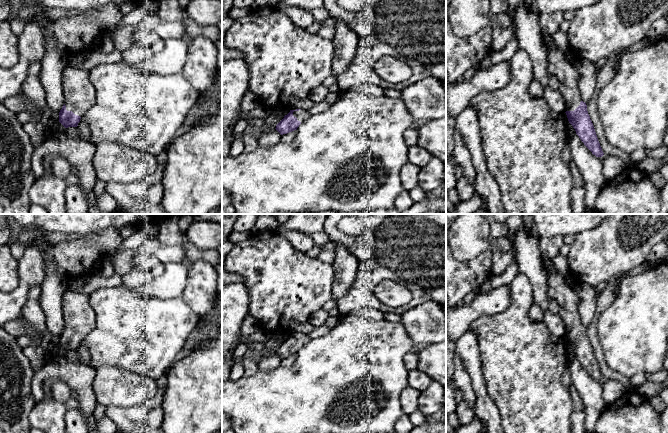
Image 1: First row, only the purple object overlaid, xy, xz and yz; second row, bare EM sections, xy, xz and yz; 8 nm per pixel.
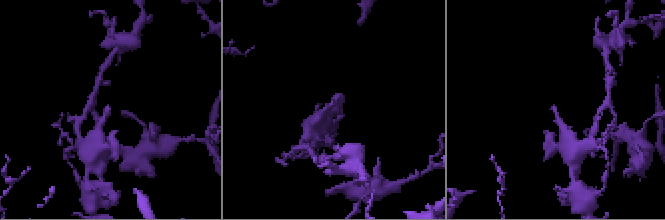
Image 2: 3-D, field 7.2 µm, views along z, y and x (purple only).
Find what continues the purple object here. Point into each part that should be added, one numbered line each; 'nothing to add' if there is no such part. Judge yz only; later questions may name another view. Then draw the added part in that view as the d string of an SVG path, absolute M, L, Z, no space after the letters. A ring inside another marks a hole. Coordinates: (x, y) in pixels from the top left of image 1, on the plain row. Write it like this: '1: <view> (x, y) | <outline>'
1: yz (558, 290) | M544 256L544 267L548 272L548 299L559 304L559 316L567 330L566 335L574 335L582 325L578 312L579 298L572 287L565 283L565 276L555 270L551 258Z

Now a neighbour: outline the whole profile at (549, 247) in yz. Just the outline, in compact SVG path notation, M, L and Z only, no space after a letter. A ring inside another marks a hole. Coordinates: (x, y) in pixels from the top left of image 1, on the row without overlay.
M557 236L552 238L539 237L538 240L538 245L542 255L548 258L555 257L559 253L559 250L563 244L564 244L563 236Z

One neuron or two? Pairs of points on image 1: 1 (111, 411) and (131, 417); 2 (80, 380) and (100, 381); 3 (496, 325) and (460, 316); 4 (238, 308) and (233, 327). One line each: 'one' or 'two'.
1: one
2: two
3: two
4: one

